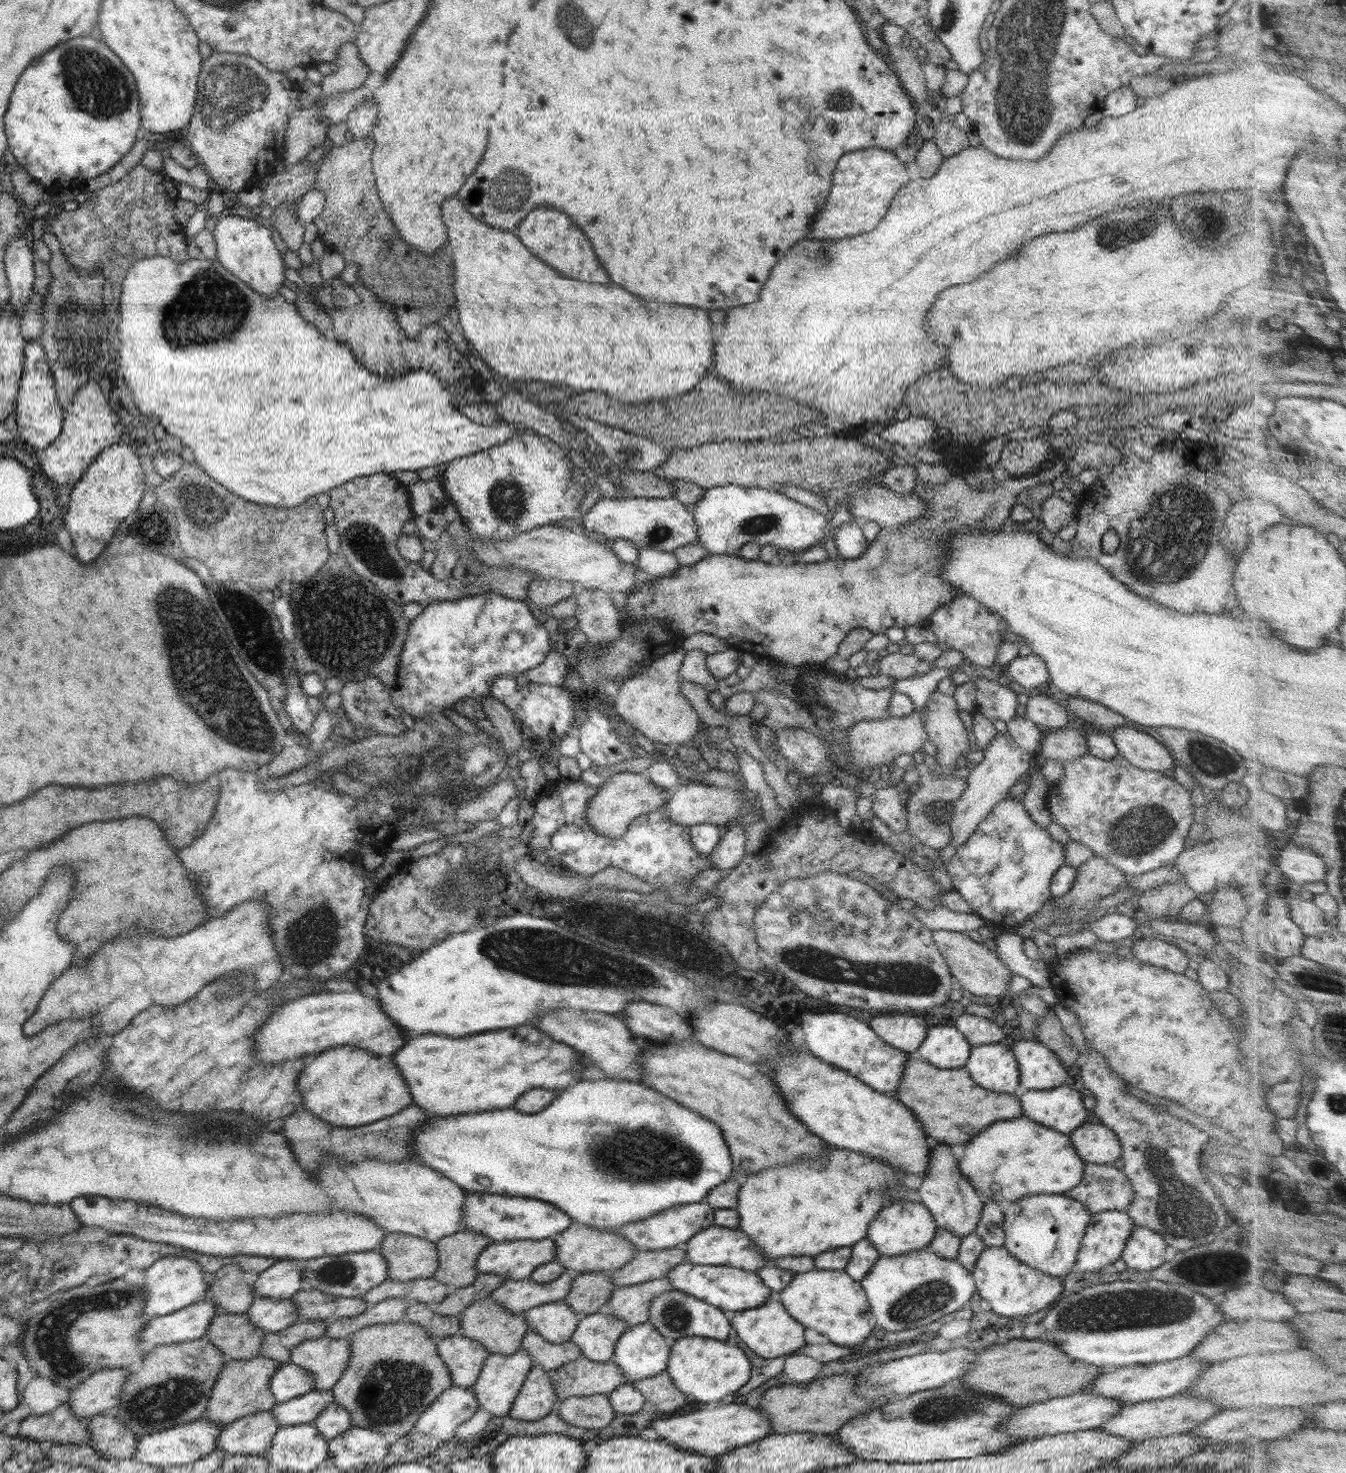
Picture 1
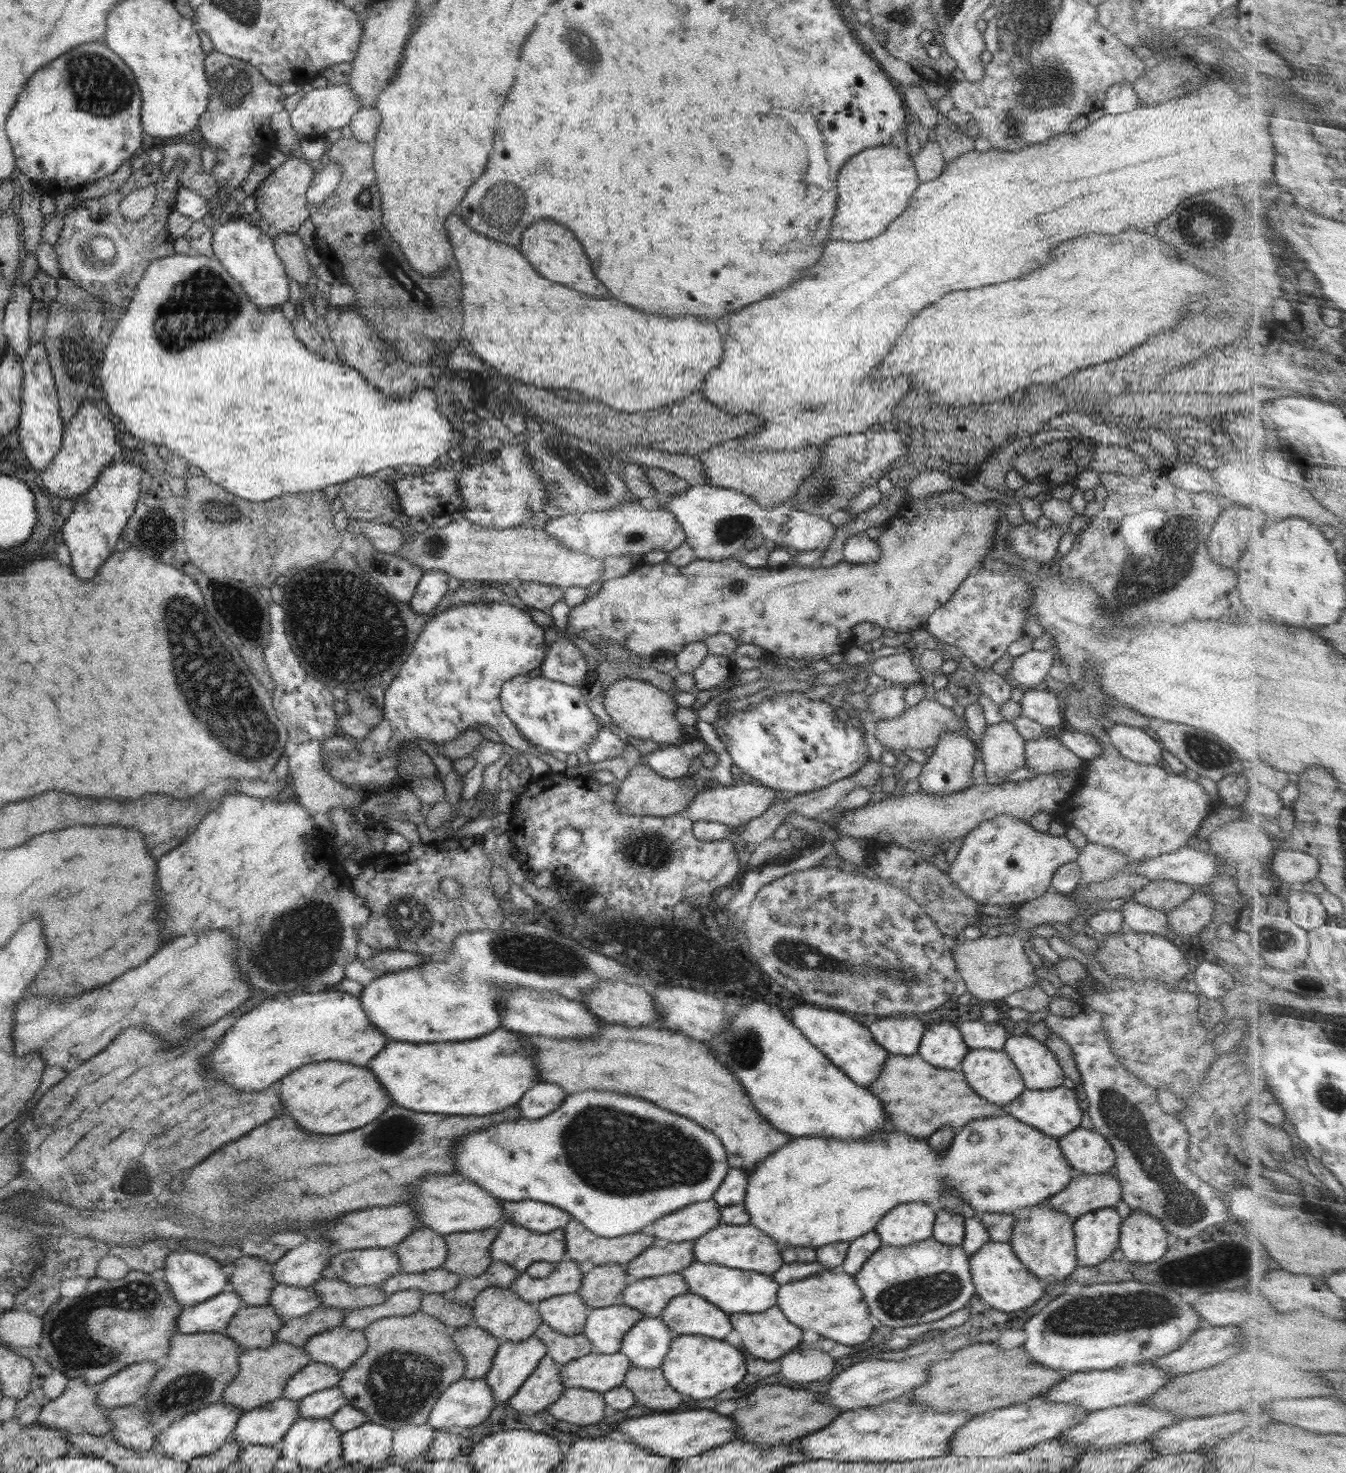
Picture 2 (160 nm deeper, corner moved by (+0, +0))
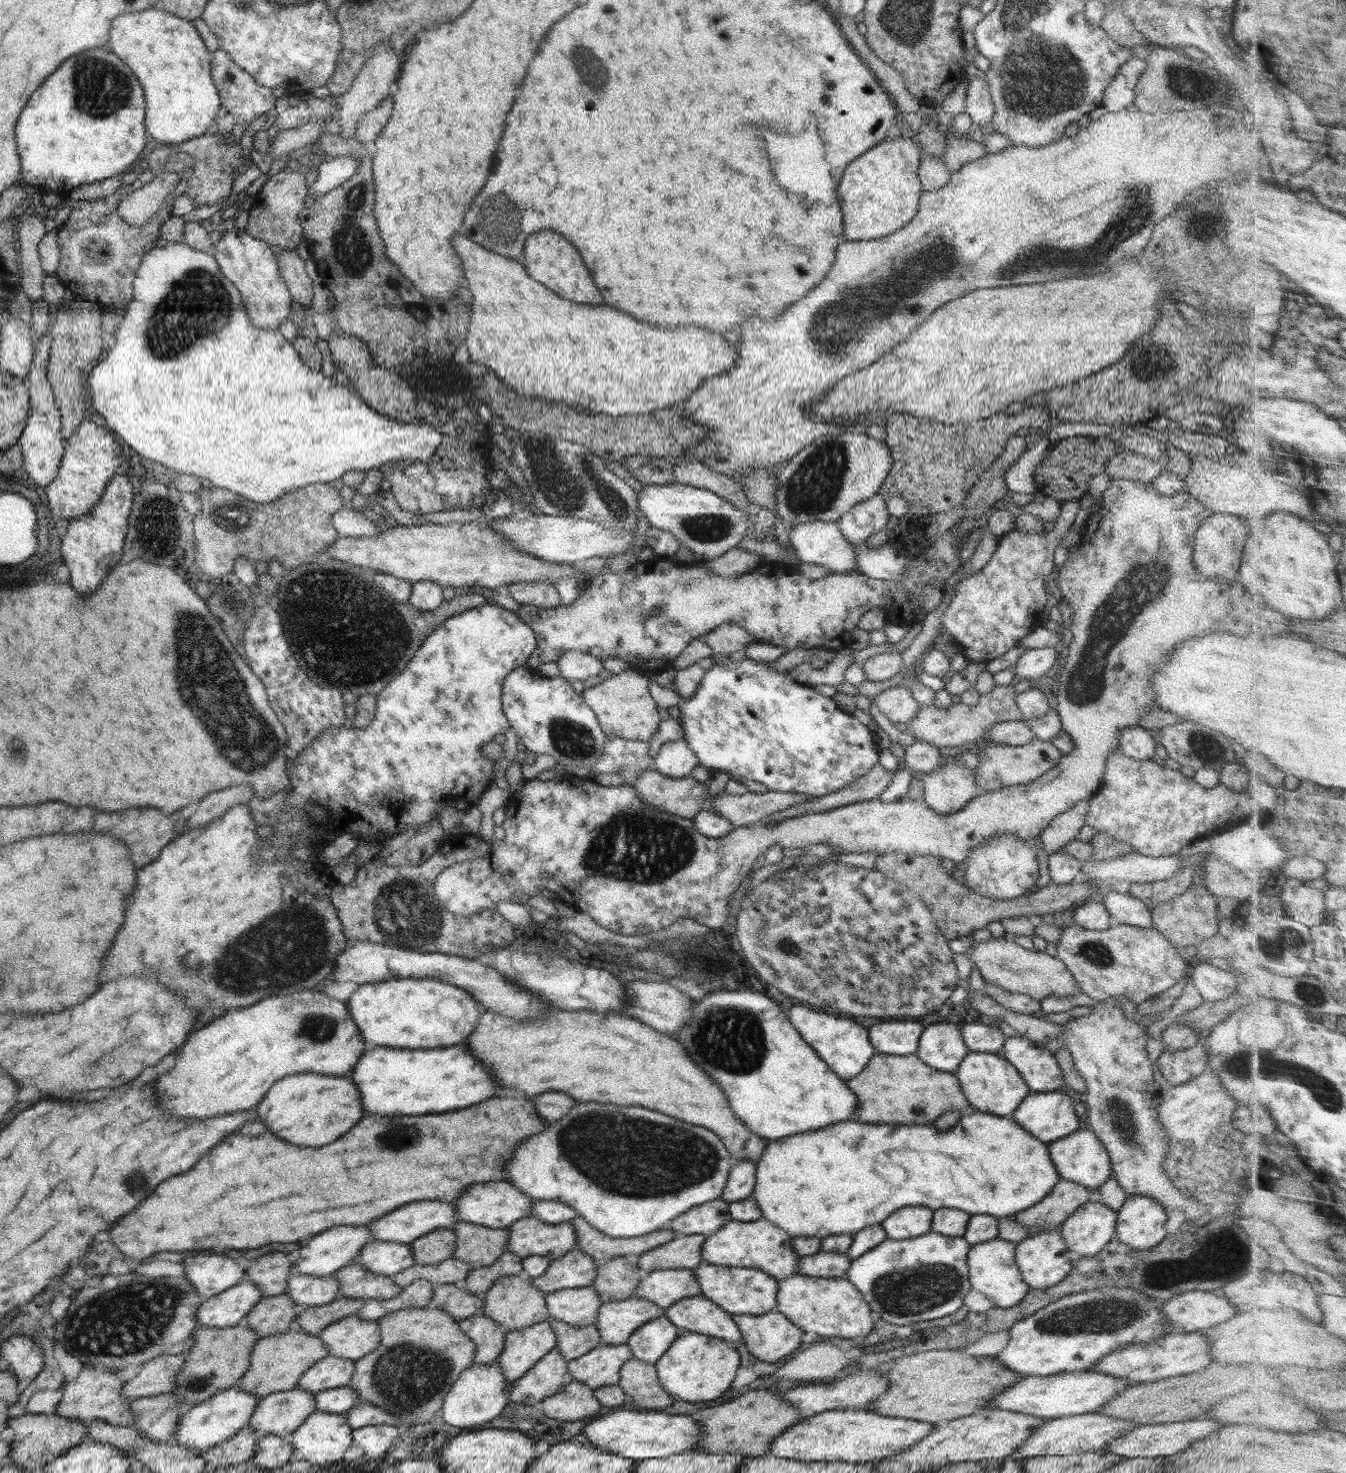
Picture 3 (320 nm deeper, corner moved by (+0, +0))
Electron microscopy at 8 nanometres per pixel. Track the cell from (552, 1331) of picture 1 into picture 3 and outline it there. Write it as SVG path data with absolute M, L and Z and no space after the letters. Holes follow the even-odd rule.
M594 1287L555 1290L545 1293L549 1316L574 1328L586 1328L596 1323L603 1303Z

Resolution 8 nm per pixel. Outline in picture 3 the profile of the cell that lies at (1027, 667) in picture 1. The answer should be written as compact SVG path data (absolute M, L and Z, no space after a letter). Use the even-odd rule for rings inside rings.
M1044 647L1027 650L1013 667L1014 673L1031 682L1040 682L1049 670L1054 669L1058 654L1055 647Z

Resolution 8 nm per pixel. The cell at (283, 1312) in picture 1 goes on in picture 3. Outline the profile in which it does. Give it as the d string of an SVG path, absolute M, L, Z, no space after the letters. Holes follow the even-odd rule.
M292 1270L288 1275L287 1283L284 1293L298 1305L299 1310L328 1304L341 1294L339 1280L334 1276L320 1278Z

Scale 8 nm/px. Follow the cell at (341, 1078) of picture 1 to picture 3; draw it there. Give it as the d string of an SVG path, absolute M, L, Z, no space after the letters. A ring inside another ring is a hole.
M316 1072L286 1075L276 1081L264 1095L255 1108L256 1118L249 1122L260 1122L267 1126L267 1130L280 1136L282 1140L298 1146L324 1146L334 1142L342 1134L348 1132L352 1126L358 1124L367 1114L360 1106L360 1091L353 1080L343 1075L318 1074Z

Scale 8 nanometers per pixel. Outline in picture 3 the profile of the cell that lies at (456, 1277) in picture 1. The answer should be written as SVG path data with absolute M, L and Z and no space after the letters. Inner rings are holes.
M458 1221L452 1226L456 1235L454 1258L474 1267L490 1266L509 1244L509 1228L491 1229L476 1223Z

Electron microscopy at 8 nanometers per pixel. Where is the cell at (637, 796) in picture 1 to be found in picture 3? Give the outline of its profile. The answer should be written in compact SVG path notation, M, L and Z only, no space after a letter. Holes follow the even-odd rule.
M654 768L644 770L631 784L647 805L687 819L706 808L711 797L707 783L692 776L672 778Z

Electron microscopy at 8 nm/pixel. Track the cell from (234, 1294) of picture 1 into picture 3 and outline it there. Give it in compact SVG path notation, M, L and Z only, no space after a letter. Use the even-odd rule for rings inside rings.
M273 1252L246 1263L245 1279L252 1281L266 1297L282 1294L287 1289L287 1278L293 1270L293 1255Z

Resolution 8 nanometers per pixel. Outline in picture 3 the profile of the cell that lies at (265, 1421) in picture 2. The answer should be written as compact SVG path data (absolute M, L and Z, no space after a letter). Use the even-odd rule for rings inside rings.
M292 1388L260 1398L248 1426L292 1442L294 1431L315 1411L315 1394Z

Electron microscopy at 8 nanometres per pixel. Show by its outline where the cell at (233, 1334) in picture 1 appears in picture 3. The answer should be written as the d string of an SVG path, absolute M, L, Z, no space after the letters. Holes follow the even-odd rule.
M286 1294L263 1296L254 1309L244 1316L244 1324L259 1338L268 1338L294 1328L298 1305Z

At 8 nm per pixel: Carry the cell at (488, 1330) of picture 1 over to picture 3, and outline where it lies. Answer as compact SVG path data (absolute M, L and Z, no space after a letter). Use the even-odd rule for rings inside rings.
M514 1275L501 1276L494 1281L494 1284L482 1299L484 1307L480 1314L484 1314L486 1318L498 1322L507 1332L522 1330L522 1328L528 1328L528 1326L536 1326L536 1324L540 1324L540 1322L544 1322L550 1317L545 1303L545 1293L536 1288L530 1282L530 1278Z

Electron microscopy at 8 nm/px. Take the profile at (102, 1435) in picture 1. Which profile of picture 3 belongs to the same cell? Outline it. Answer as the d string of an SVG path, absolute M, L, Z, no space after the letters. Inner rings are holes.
M170 1392L134 1399L130 1406L135 1416L134 1428L156 1444L168 1443L174 1438L180 1415L186 1409L179 1398Z

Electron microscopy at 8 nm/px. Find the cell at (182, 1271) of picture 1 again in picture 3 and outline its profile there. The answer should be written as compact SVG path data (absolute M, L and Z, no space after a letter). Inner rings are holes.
M216 1252L184 1259L186 1278L197 1288L203 1300L242 1282L246 1276L245 1269L244 1262Z

